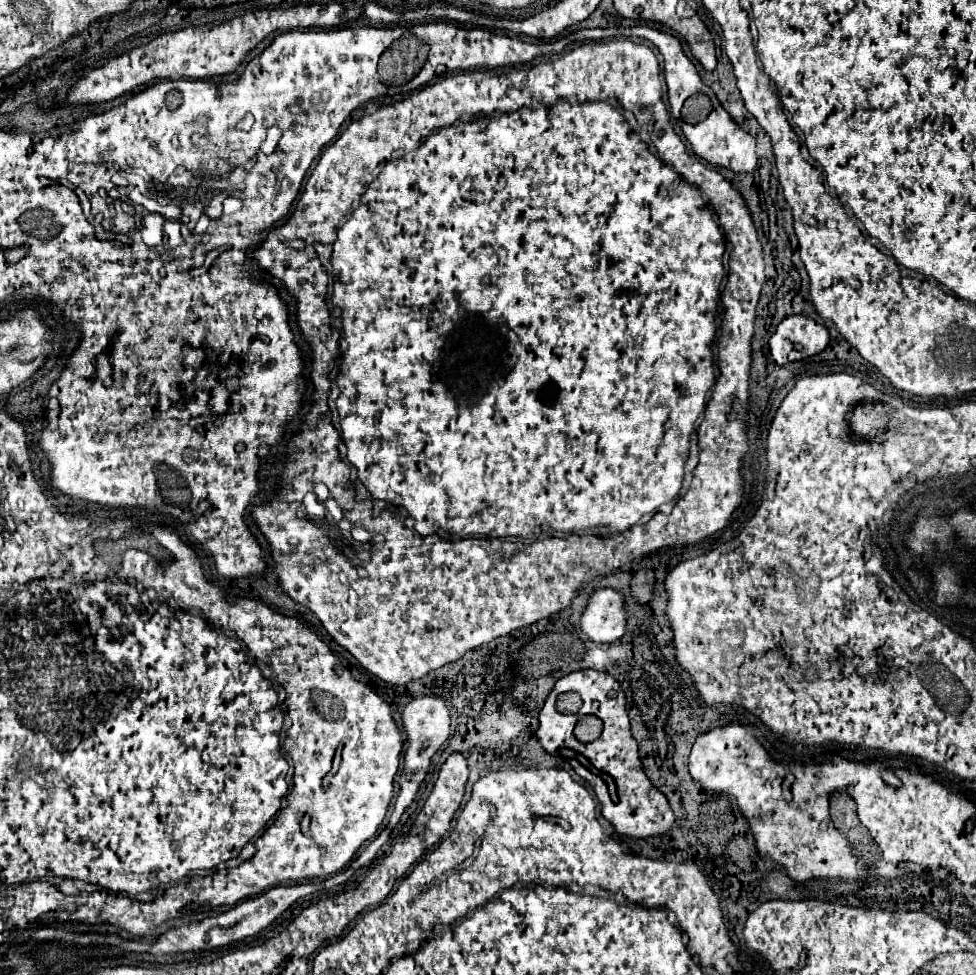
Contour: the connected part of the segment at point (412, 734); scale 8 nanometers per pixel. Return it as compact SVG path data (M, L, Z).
M416 697L416 699L412 699L402 713L402 721L404 721L406 737L408 737L408 749L404 755L404 769L400 775L400 793L398 793L396 807L394 807L394 813L390 817L388 827L398 823L400 815L412 805L412 801L414 801L414 797L416 797L416 793L418 793L418 789L420 789L420 785L422 785L422 781L430 769L432 757L442 747L442 743L450 737L450 713L448 713L446 703L438 697Z

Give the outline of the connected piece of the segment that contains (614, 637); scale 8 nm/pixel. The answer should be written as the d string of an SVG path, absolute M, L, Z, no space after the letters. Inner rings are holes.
M598 589L582 615L582 633L596 643L614 643L626 633L626 599L620 591Z

